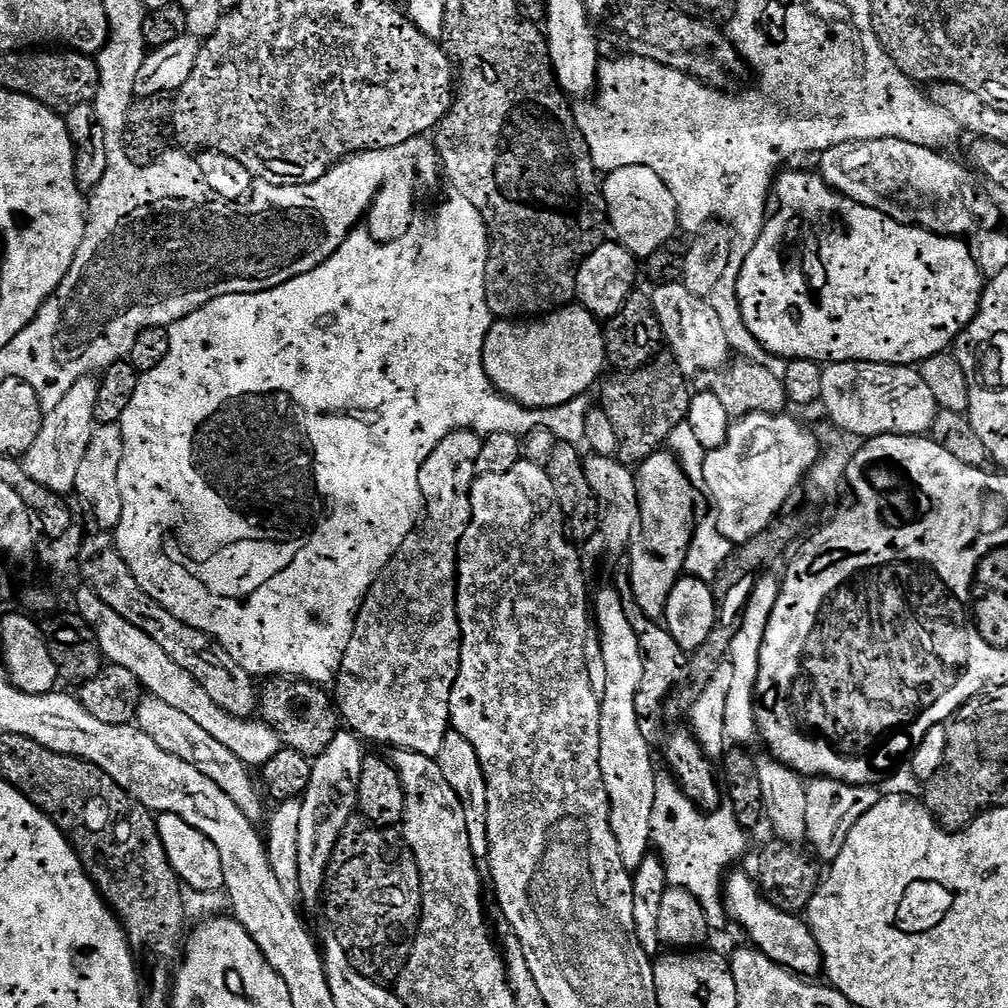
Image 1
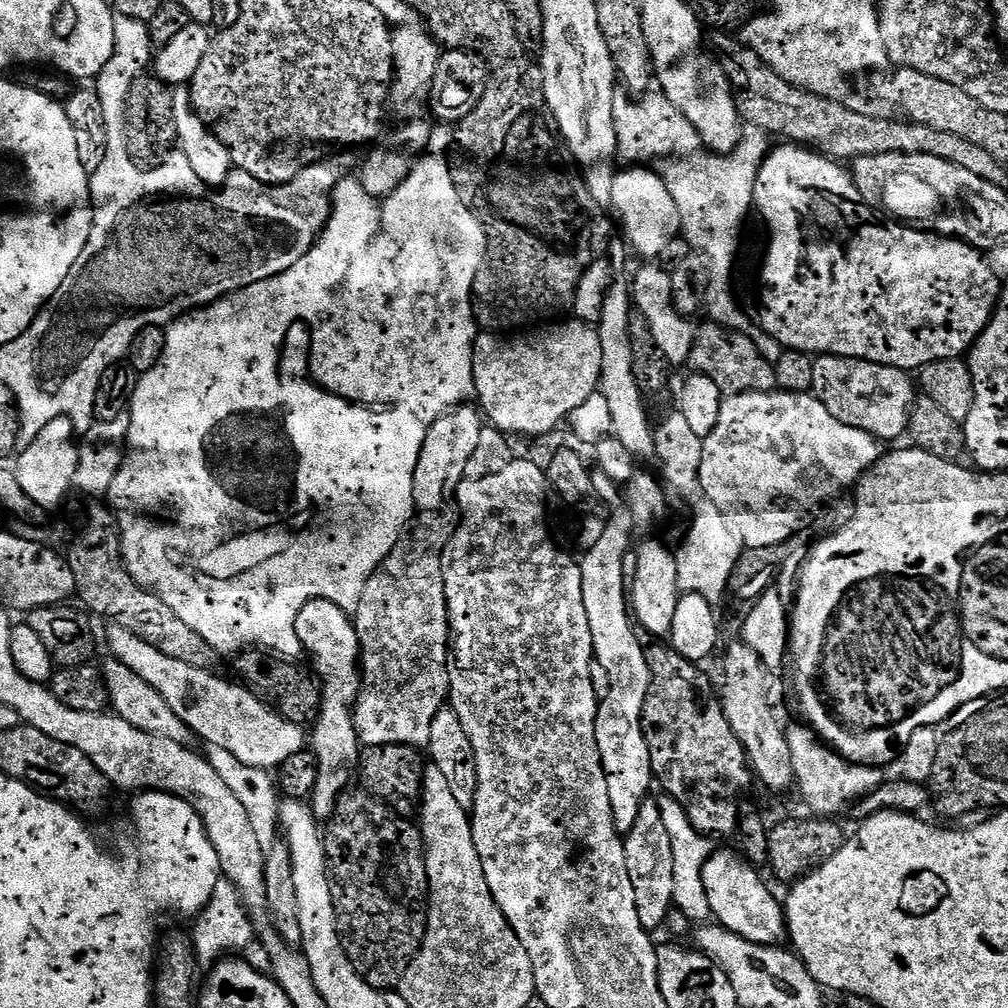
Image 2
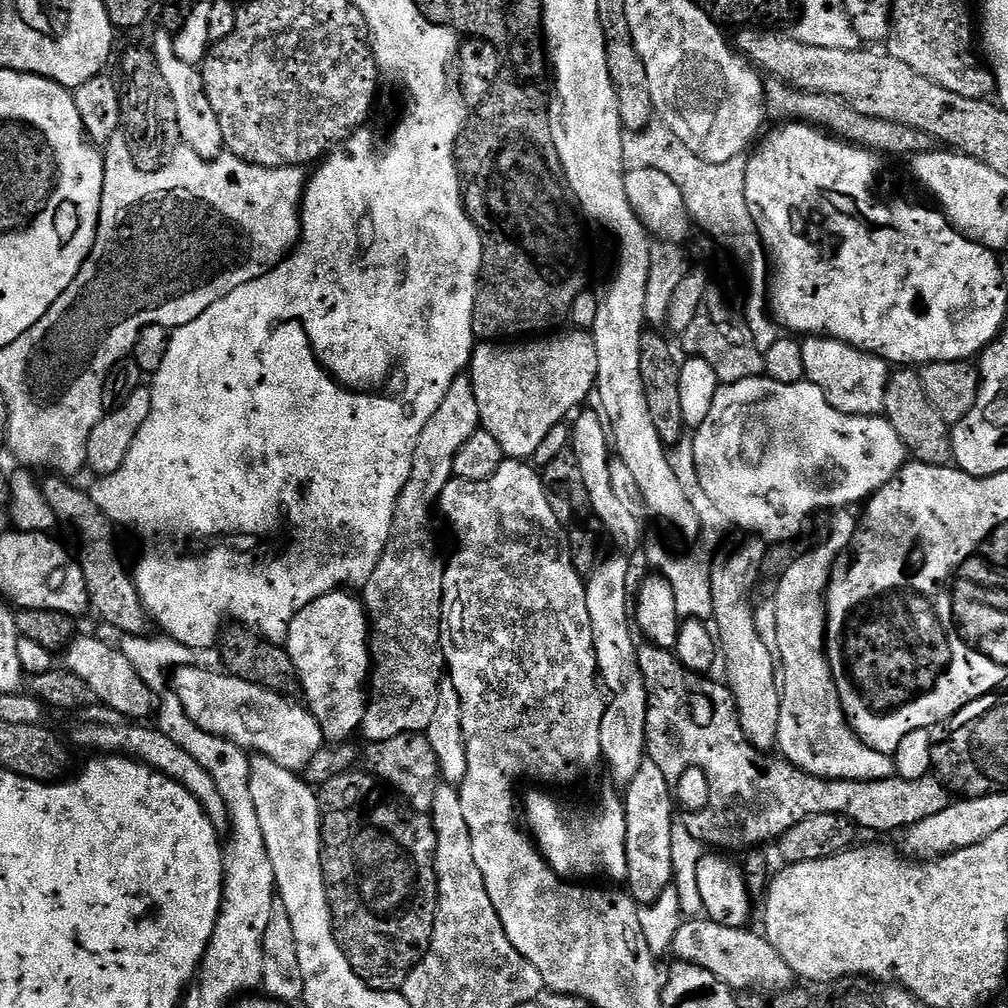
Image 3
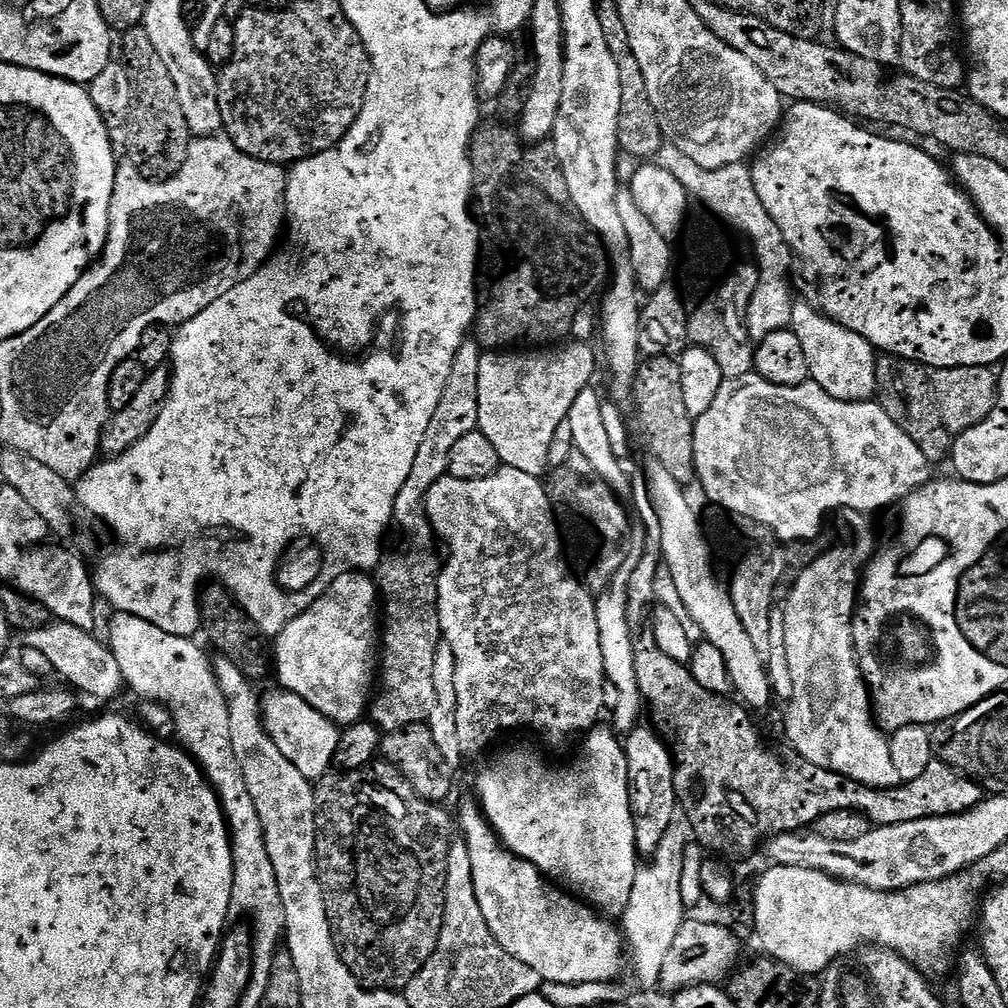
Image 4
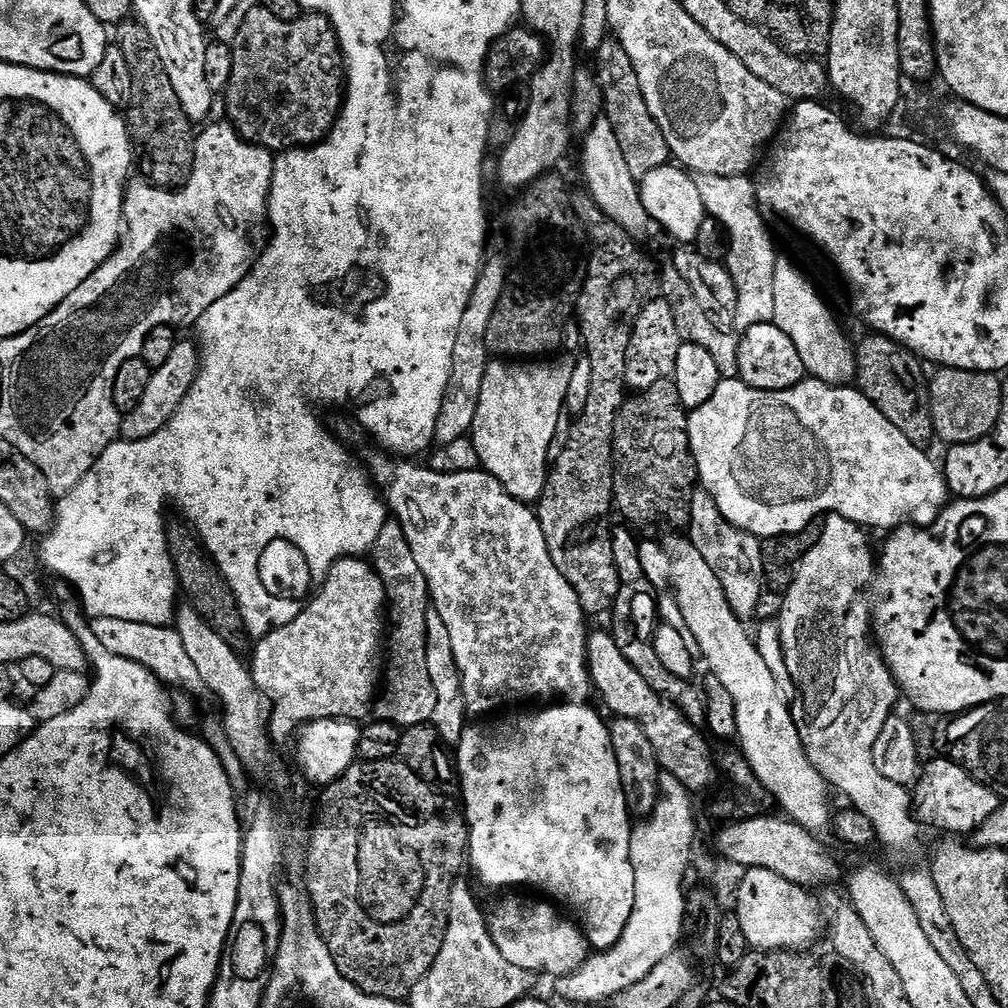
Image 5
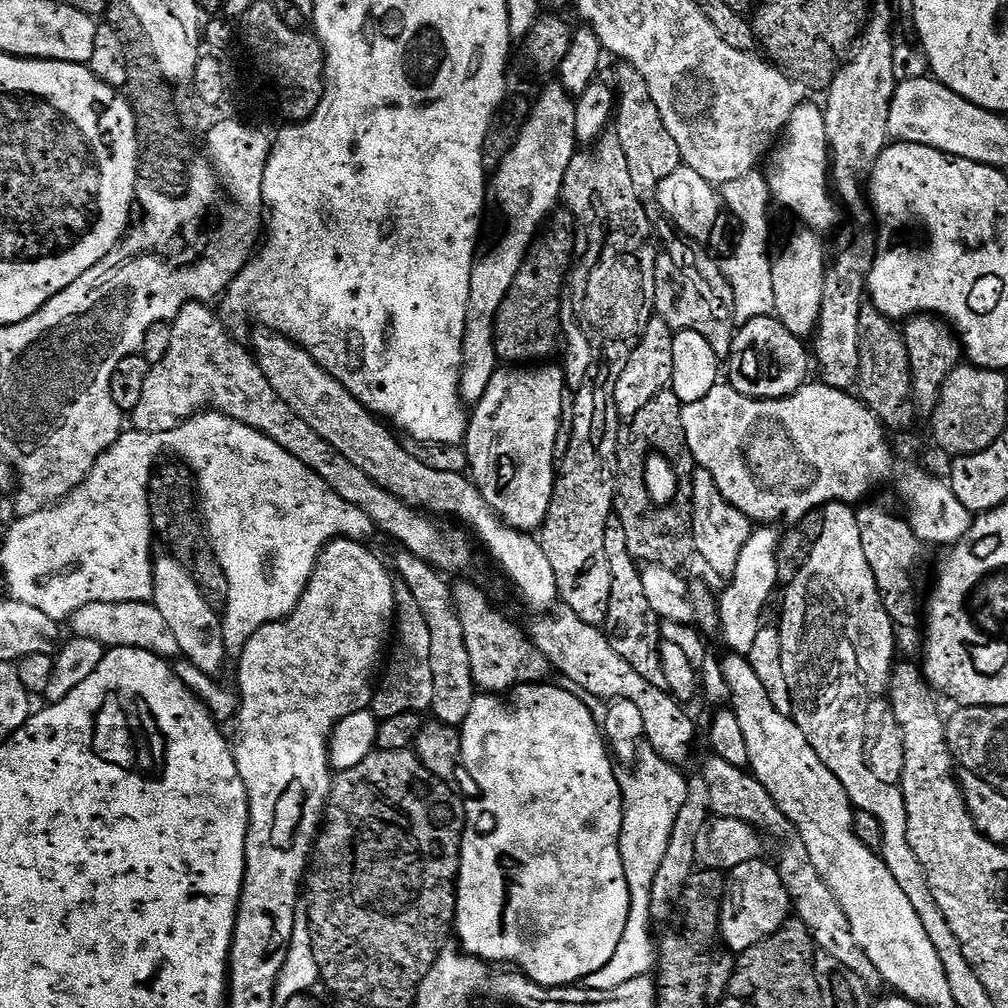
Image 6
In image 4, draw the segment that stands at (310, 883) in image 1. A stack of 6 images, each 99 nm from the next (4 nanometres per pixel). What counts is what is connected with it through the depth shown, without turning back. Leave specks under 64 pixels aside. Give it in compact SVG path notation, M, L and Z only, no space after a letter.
M349 570L344 572L338 578L334 578L334 582L329 586L324 593L313 600L307 608L290 621L284 629L281 630L279 636L275 637L276 644L276 660L274 656L274 676L280 679L279 687L285 692L293 692L309 704L312 708L316 708L320 713L329 720L339 721L339 716L344 719L344 722L355 722L365 715L370 708L370 697L374 692L374 681L378 676L378 589L375 579L371 575L365 574L360 570Z

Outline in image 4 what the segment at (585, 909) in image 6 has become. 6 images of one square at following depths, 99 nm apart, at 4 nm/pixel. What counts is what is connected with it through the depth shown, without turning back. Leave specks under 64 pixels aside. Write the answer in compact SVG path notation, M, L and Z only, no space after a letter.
M597 726L583 737L584 749L580 752L580 760L573 762L569 768L551 768L532 748L508 748L500 752L476 776L476 792L478 803L488 819L488 824L496 832L496 837L508 851L523 860L529 860L535 868L544 873L549 881L563 886L569 893L575 894L581 901L587 902L597 912L608 918L623 917L626 906L630 906L630 894L634 890L636 873L638 871L638 853L636 839L634 838L634 818L630 810L630 790L628 789L628 763L624 753L624 745L617 733L611 727Z

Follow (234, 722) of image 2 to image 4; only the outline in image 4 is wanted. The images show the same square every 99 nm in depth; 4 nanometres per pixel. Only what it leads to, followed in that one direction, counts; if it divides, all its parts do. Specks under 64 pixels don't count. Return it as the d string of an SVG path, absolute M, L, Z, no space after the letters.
M275 691L268 697L265 695L262 700L262 719L268 737L274 746L278 746L278 750L282 750L282 754L286 754L286 758L290 758L290 762L294 762L294 766L298 766L298 774L307 780L319 781L333 767L341 729L318 709L309 706L298 694Z

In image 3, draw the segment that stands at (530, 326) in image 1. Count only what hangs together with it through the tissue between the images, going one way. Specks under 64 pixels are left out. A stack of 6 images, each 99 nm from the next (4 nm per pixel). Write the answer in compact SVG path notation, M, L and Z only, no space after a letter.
M569 331L516 342L513 348L503 348L505 345L500 342L480 342L473 347L470 375L474 398L478 398L480 423L483 431L498 438L498 446L502 446L505 457L522 461L532 458L546 435L557 431L556 424L562 423L569 415L568 420L581 407L579 404L588 395L593 395L598 374L598 350L587 331Z

